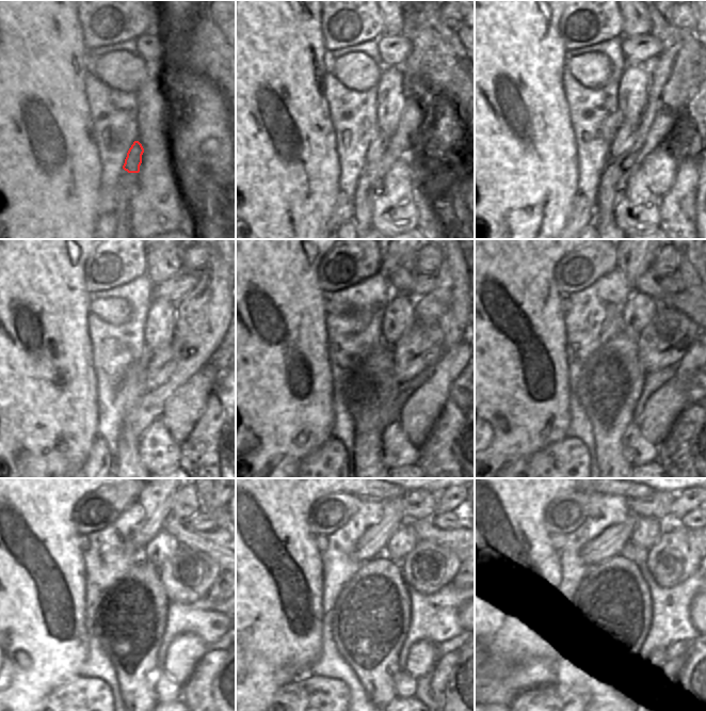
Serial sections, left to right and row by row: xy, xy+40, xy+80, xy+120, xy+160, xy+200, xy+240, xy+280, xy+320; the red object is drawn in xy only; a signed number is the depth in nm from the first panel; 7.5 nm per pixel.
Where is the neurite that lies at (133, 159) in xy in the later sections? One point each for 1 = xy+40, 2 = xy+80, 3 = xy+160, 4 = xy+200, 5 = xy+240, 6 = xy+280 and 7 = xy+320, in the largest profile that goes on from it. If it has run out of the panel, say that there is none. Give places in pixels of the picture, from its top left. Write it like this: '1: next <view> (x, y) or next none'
1: next xy+40 (379, 146)
2: next xy+80 (626, 138)
3: next xy+160 (414, 350)
4: next xy+200 (669, 335)
5: next xy+240 (188, 575)
6: next xy+280 (428, 568)
7: next xy+320 (672, 559)

